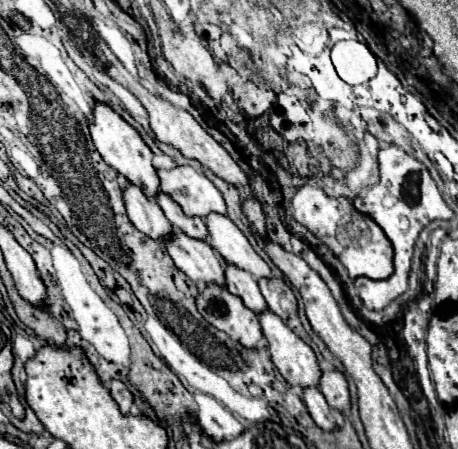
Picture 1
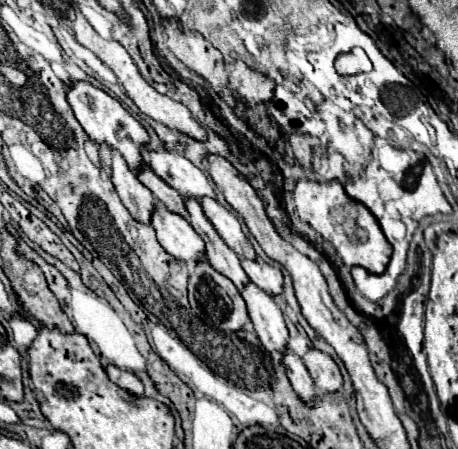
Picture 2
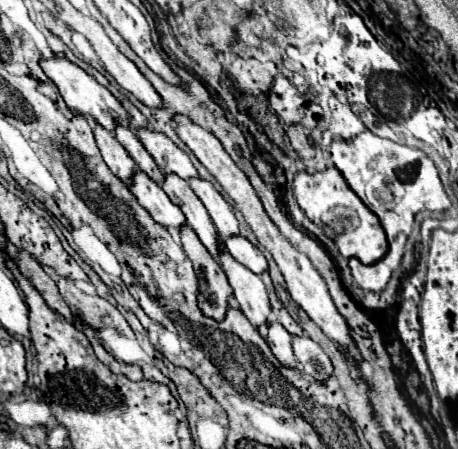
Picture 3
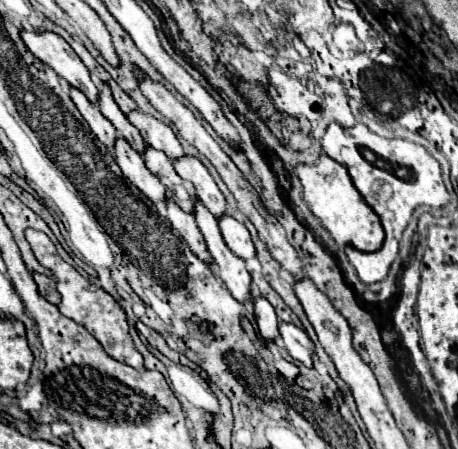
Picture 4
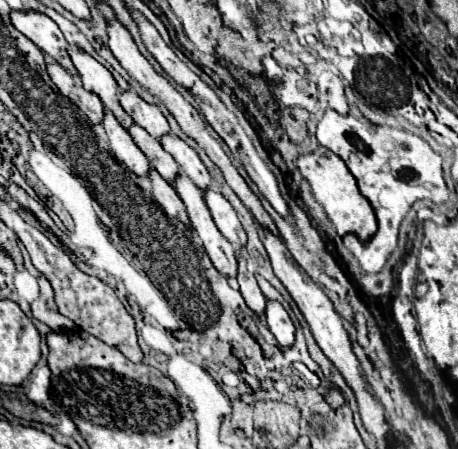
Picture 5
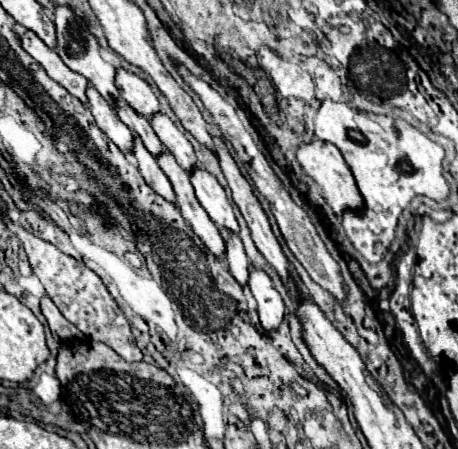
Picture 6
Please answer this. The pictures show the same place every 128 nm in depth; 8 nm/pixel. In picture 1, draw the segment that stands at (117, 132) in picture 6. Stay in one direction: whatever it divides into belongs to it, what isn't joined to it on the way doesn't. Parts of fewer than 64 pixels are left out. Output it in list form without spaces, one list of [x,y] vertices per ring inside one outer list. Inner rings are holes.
[[[182,232],[164,240],[166,250],[178,270],[182,270],[194,284],[218,284],[224,286],[224,266],[220,256],[202,240],[192,240]]]

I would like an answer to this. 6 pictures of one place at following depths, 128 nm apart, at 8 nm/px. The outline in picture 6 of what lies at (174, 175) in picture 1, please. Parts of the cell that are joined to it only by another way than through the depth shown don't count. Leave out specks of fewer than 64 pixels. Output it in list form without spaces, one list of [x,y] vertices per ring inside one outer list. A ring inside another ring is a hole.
[[[118,70],[116,72],[116,88],[120,92],[120,98],[132,108],[136,110],[140,116],[144,118],[152,118],[156,112],[160,112],[160,104],[158,98],[152,94],[150,86],[134,76],[128,70]]]

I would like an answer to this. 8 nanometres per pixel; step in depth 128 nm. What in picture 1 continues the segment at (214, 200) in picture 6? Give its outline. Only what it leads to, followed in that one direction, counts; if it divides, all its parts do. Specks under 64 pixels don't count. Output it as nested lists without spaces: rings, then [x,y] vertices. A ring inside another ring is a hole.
[[[258,280],[260,290],[268,302],[268,308],[280,316],[282,320],[288,320],[290,316],[294,316],[298,312],[298,304],[296,304],[296,296],[290,290],[290,286],[286,286],[284,280]]]

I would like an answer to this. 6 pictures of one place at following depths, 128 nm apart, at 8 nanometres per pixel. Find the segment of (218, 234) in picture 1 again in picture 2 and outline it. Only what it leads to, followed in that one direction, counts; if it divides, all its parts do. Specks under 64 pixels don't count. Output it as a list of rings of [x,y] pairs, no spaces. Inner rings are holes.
[[[202,198],[200,204],[202,204],[202,210],[204,210],[206,218],[216,228],[220,238],[228,244],[228,248],[232,248],[240,258],[256,260],[256,252],[254,252],[252,244],[248,242],[248,238],[244,236],[242,226],[236,220],[236,216],[232,212],[228,212],[224,206],[220,206],[212,198]]]

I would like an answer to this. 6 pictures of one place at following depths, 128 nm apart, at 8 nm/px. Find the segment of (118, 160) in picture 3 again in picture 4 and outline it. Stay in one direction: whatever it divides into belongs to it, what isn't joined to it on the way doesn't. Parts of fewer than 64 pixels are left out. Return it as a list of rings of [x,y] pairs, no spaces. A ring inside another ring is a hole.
[[[70,88],[70,98],[74,100],[74,104],[76,104],[76,108],[80,110],[80,114],[84,116],[84,120],[88,122],[92,134],[94,134],[110,152],[114,152],[114,144],[116,144],[118,134],[116,134],[116,128],[112,126],[112,122],[110,122],[108,118],[104,118],[102,112],[100,112],[80,90]]]

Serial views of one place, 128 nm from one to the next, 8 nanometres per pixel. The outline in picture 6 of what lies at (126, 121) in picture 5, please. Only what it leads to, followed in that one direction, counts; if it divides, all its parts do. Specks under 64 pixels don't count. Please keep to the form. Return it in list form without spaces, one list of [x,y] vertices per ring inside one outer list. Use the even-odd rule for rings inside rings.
[[[58,6],[56,12],[54,12],[54,24],[56,24],[56,36],[58,36],[58,46],[56,46],[56,52],[58,56],[62,58],[62,62],[82,74],[100,94],[102,98],[112,106],[116,108],[116,104],[112,104],[112,100],[118,100],[118,90],[114,86],[114,78],[116,78],[116,68],[108,62],[104,62],[104,58],[100,56],[100,48],[98,48],[98,40],[92,36],[90,30],[86,30],[86,24],[82,18],[74,16],[72,10],[68,6]]]

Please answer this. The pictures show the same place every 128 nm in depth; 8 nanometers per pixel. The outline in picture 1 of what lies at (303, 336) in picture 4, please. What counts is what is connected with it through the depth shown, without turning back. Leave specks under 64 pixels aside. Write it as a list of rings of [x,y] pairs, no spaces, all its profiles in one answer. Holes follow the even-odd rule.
[[[324,372],[320,380],[320,392],[324,394],[330,408],[338,410],[344,416],[350,412],[350,392],[342,372]]]

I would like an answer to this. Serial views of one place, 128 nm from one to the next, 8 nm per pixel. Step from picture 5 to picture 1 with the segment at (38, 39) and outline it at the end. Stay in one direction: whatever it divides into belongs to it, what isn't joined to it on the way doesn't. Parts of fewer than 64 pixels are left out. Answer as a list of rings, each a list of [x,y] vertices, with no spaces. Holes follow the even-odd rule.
[[[96,102],[94,108],[94,122],[90,124],[90,134],[94,140],[96,150],[100,152],[102,160],[112,166],[120,176],[124,176],[130,184],[138,186],[144,196],[148,196],[148,200],[156,202],[156,196],[160,192],[160,182],[158,182],[158,174],[152,166],[152,150],[144,144],[144,140],[140,138],[140,134],[122,118],[118,116],[112,108],[108,108],[106,104]]]

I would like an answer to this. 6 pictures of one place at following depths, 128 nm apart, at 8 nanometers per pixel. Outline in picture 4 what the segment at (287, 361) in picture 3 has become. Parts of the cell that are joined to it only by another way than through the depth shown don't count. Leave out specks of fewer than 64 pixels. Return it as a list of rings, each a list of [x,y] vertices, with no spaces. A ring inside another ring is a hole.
[[[258,296],[254,298],[254,312],[256,312],[256,324],[258,324],[258,330],[260,330],[260,336],[266,340],[266,342],[276,342],[278,338],[278,316],[272,308],[272,304]]]

